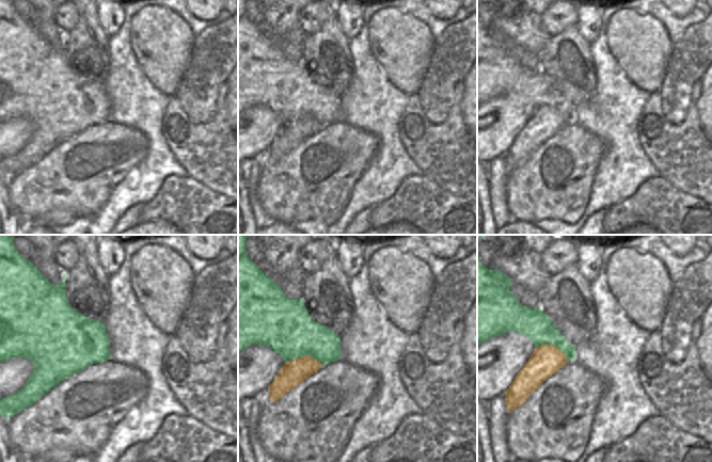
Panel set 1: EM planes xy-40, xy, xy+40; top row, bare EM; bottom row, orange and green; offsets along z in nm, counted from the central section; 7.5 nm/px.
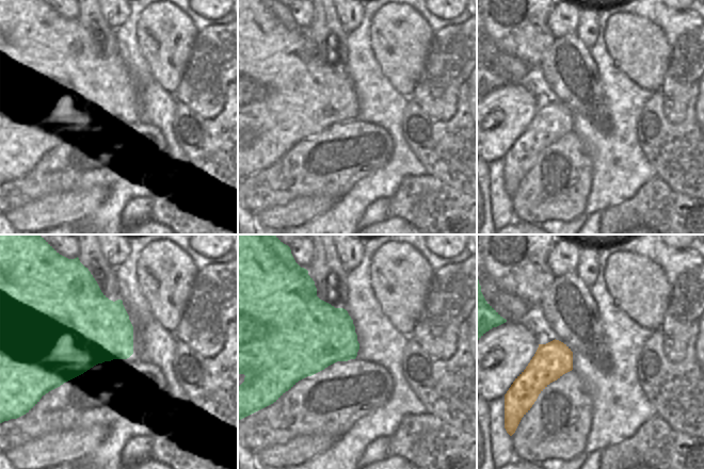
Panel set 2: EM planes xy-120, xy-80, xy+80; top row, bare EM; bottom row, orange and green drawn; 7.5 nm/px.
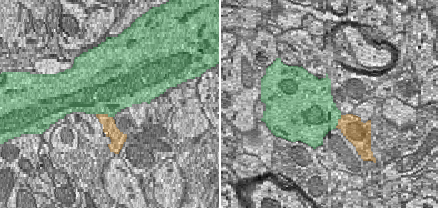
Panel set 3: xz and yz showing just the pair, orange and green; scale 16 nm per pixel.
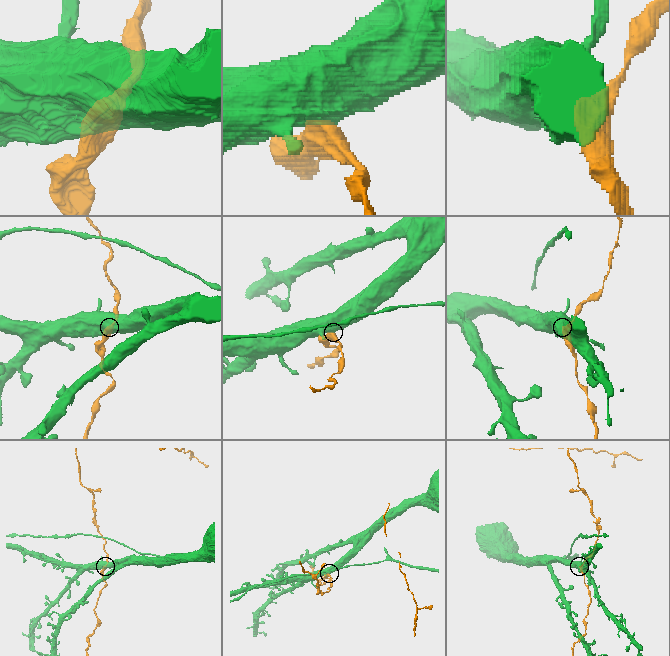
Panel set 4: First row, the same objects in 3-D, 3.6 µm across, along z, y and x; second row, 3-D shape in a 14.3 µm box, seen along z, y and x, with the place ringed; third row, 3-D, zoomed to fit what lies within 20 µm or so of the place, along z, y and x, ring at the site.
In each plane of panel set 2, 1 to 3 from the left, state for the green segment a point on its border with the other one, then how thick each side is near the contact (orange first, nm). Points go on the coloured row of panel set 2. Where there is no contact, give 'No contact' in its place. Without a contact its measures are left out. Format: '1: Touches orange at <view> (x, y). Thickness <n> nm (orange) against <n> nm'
1: No contact
2: No contact
3: No contact

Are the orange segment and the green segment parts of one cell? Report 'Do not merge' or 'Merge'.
Do not merge

